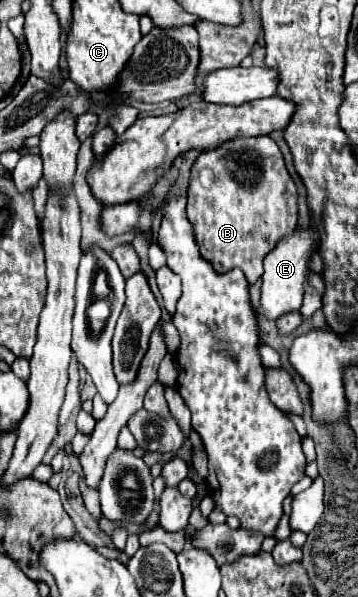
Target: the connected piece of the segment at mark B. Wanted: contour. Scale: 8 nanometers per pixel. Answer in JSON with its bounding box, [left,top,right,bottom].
[188,136,298,284]

